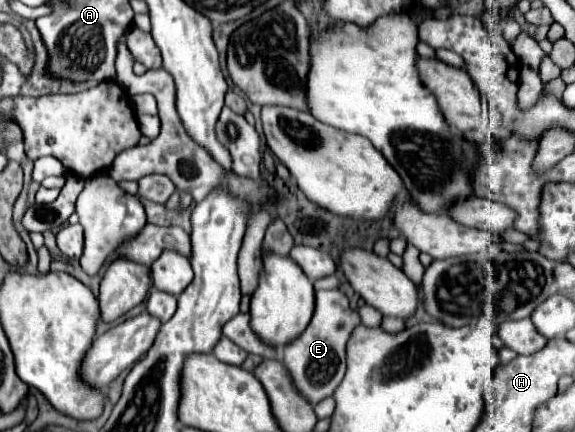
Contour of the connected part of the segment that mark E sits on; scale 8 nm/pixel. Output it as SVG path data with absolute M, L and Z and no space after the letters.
M318 290L316 292L316 308L312 314L310 324L306 330L282 348L282 360L288 368L296 388L312 402L318 404L320 400L334 394L336 386L344 378L346 370L346 342L356 326L362 320L356 310L350 308L348 296L342 290Z

